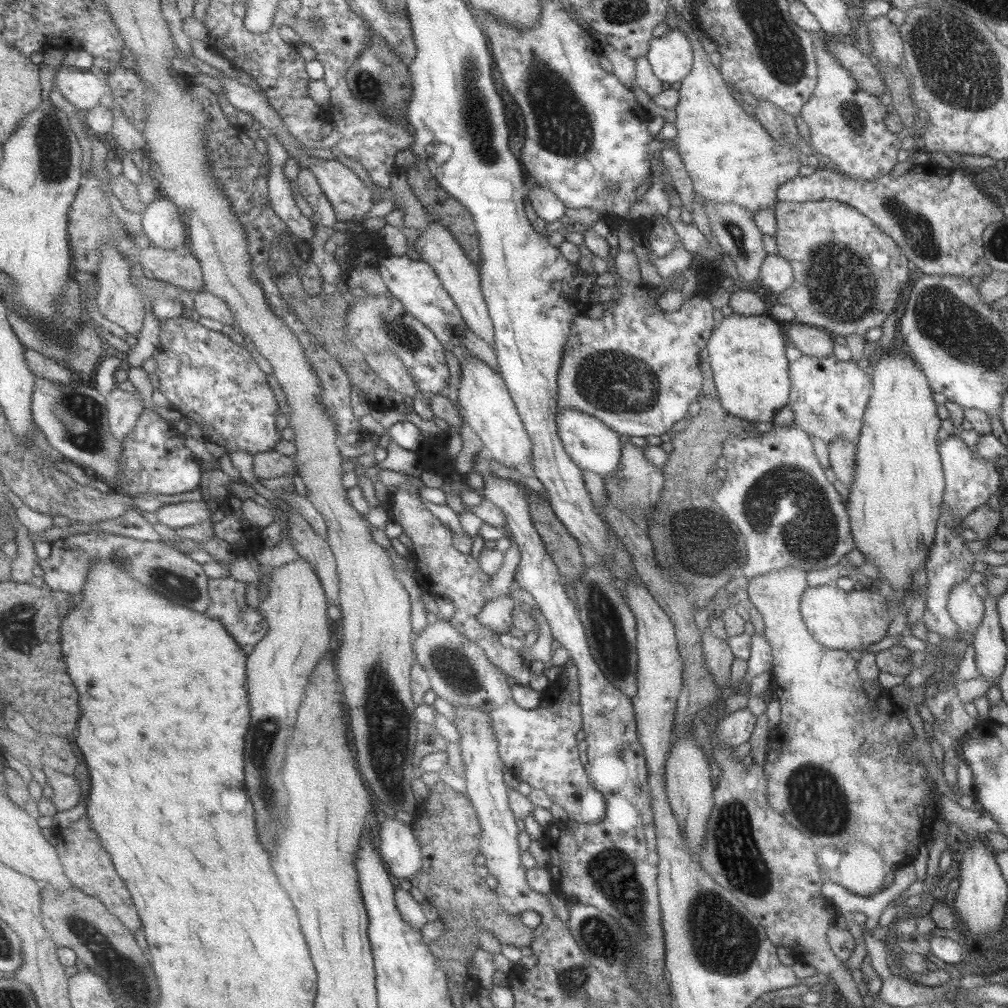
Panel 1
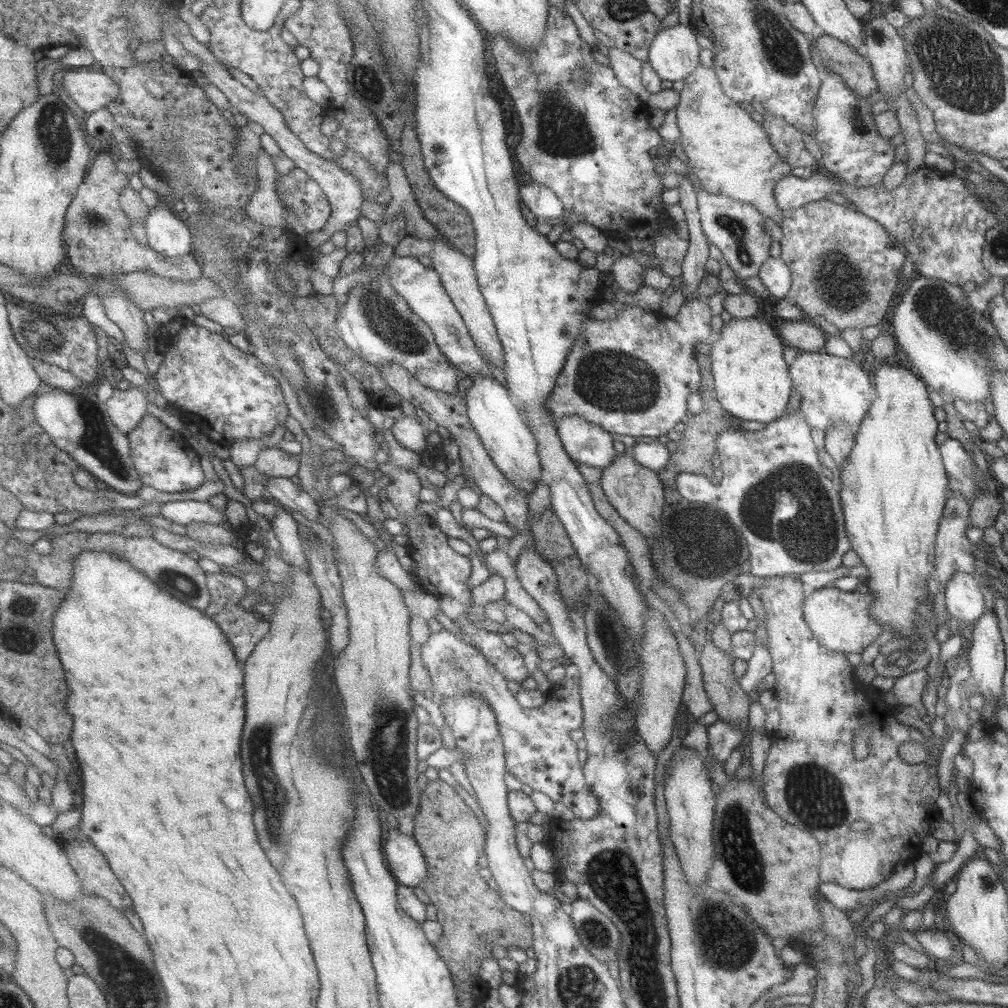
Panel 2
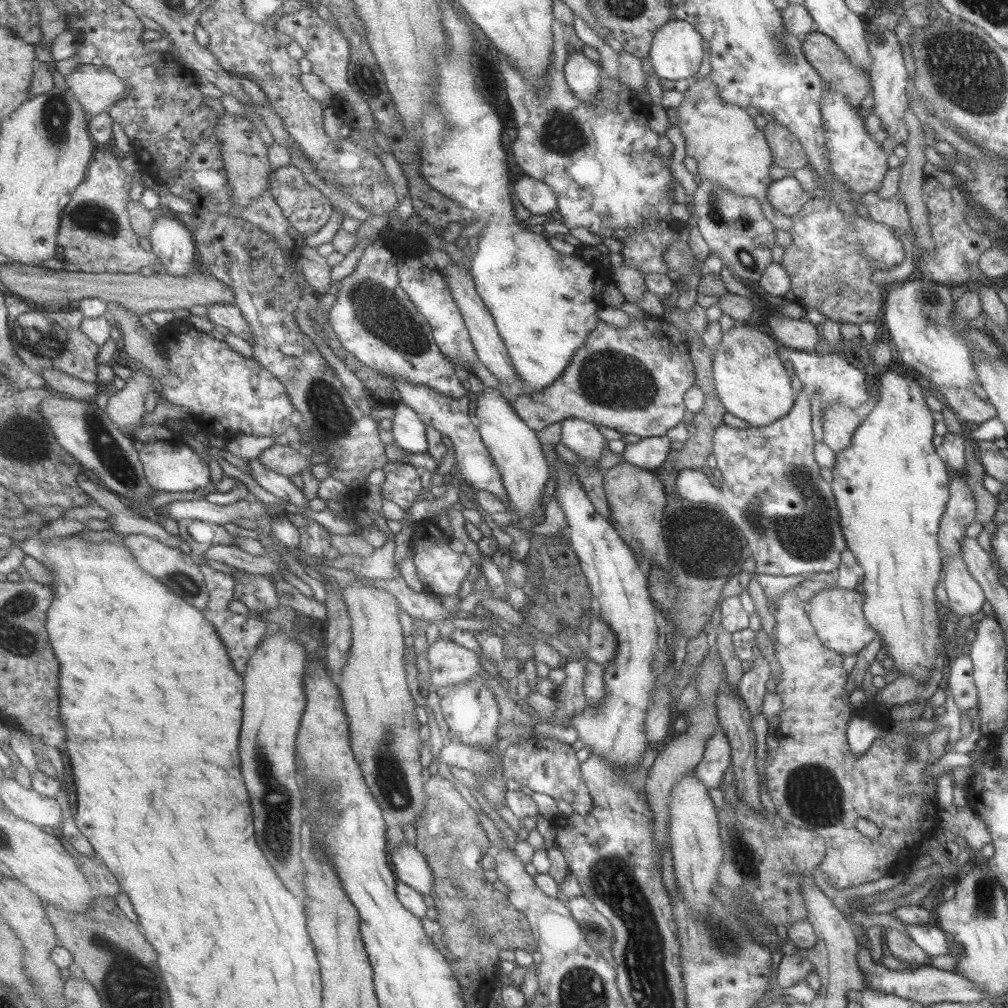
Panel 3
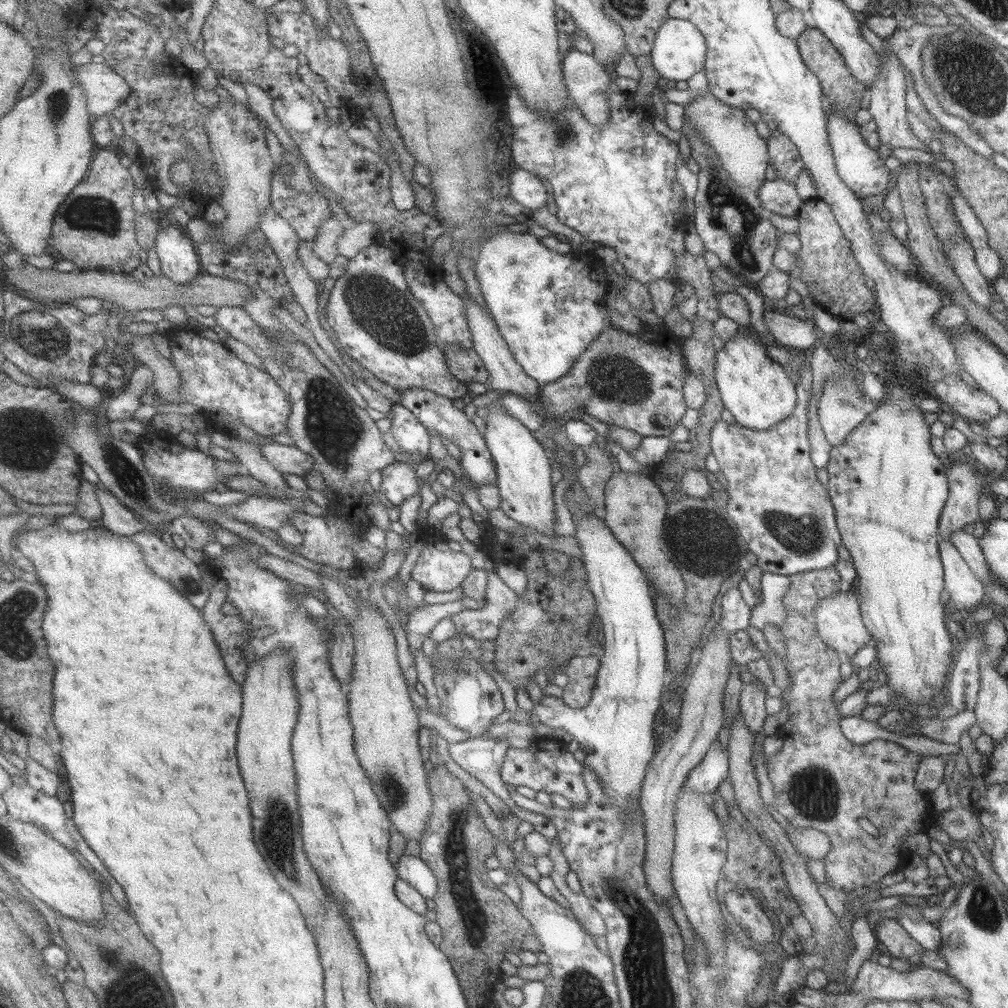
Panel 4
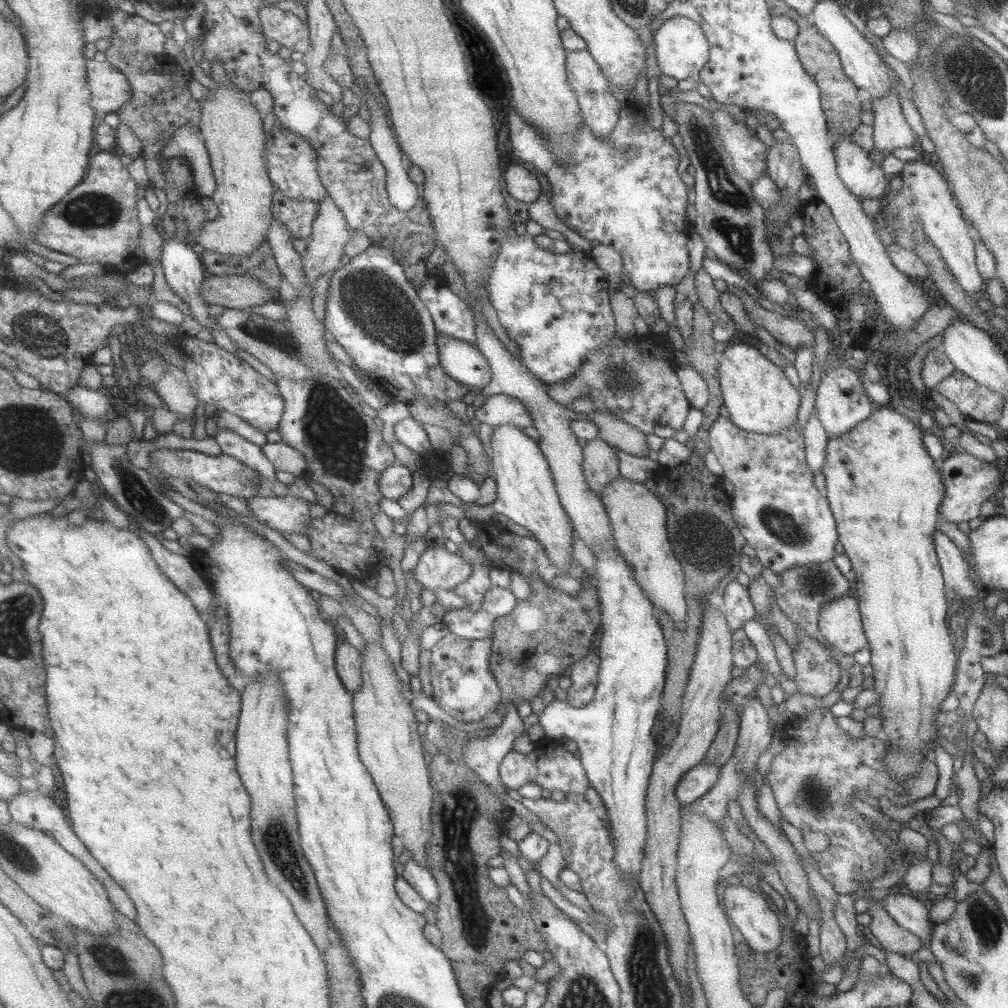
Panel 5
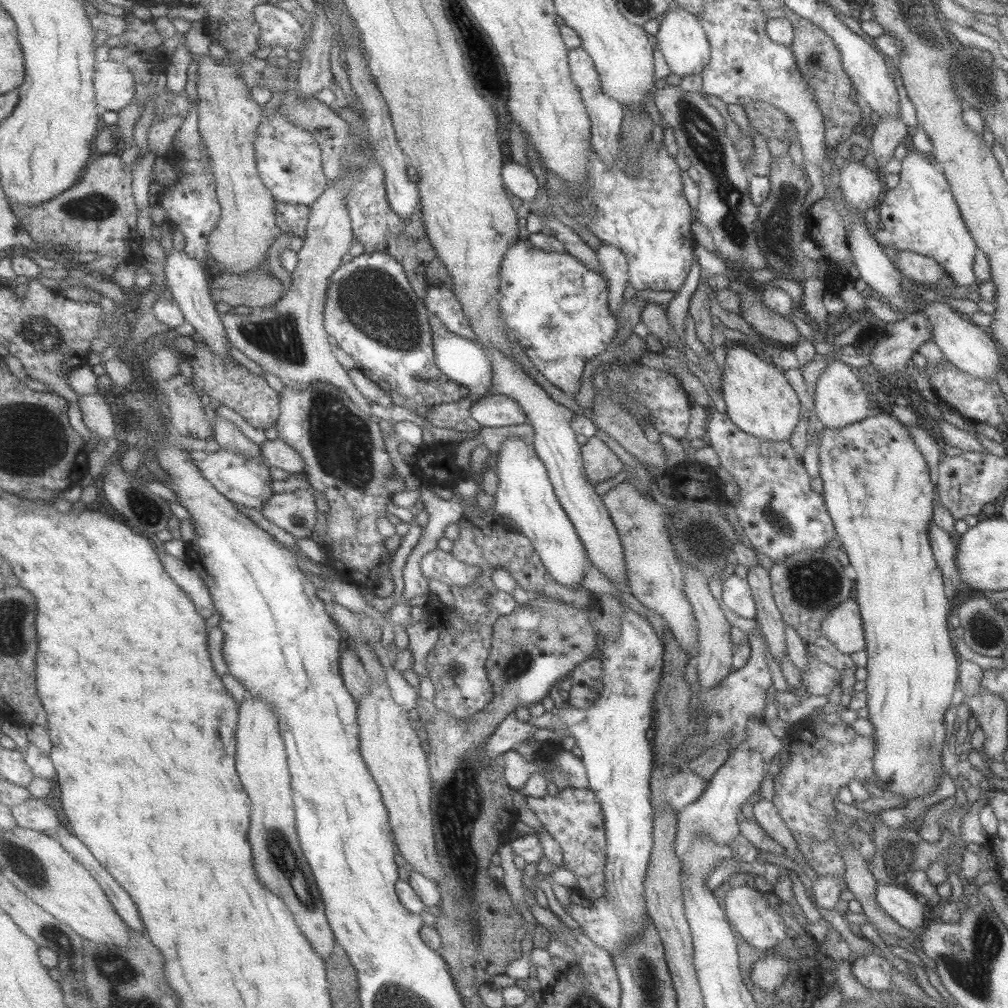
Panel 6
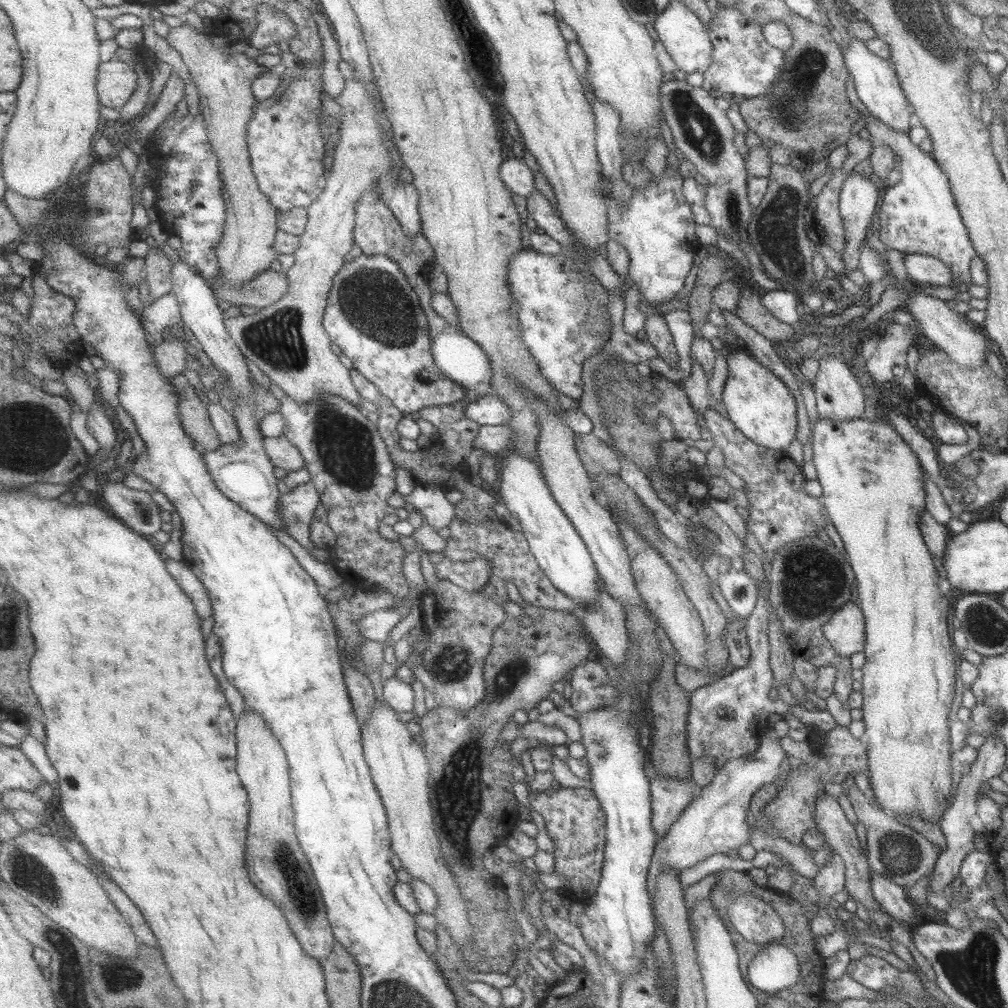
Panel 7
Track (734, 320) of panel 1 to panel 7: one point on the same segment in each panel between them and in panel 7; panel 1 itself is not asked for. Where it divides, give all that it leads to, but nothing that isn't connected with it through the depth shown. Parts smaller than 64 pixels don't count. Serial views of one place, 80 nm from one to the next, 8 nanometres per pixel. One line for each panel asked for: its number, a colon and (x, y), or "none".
2: (751, 380)
3: (750, 381)
4: (754, 388)
5: (759, 399)
6: (759, 400)
7: (761, 407)

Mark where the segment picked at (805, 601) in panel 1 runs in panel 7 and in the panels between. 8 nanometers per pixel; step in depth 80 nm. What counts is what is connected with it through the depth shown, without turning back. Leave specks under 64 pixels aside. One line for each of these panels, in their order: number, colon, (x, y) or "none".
2: (839, 621)
3: (836, 614)
4: (837, 619)
5: (839, 622)
6: (842, 626)
7: (845, 631)

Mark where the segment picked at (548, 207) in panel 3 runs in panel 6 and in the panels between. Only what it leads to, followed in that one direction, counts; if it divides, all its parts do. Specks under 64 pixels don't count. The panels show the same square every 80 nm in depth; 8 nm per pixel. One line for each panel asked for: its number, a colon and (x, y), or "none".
4: (525, 187)
5: (522, 184)
6: (519, 179)

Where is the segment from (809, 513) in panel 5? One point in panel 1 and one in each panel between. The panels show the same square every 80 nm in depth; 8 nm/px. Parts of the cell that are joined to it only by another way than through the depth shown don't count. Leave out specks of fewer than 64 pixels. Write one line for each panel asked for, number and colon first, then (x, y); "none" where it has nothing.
1: (774, 493)
2: (789, 513)
3: (771, 491)
4: (774, 499)

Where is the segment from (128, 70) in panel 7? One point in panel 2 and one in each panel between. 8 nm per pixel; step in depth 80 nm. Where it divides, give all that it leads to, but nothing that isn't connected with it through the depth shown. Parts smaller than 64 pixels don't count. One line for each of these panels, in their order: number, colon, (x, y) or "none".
2: (92, 90)
3: (99, 89)
4: (107, 90)
5: (111, 89)
6: (115, 84)

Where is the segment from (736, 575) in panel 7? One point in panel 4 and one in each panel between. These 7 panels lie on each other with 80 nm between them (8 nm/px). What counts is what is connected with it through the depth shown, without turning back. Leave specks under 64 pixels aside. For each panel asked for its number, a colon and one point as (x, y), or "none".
4: (735, 615)
5: (738, 608)
6: (736, 595)

